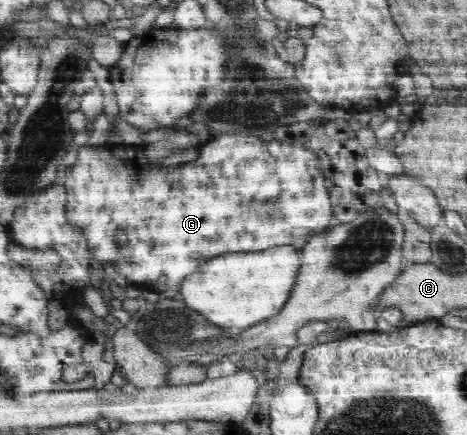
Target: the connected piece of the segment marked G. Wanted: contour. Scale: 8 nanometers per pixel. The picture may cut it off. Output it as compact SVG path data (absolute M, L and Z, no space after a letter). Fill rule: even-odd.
M246 133L229 134L203 143L202 153L196 160L158 171L158 161L151 161L144 154L146 145L78 147L78 162L61 178L68 192L67 224L83 232L94 256L91 260L112 261L118 274L126 276L130 285L141 291L161 295L177 293L182 280L202 266L196 262L226 252L260 252L286 244L298 246L298 242L304 244L330 226L332 210L324 186L326 180L318 158L306 148L288 146L276 139L262 142ZM123 237L125 243L118 246L114 240Z

